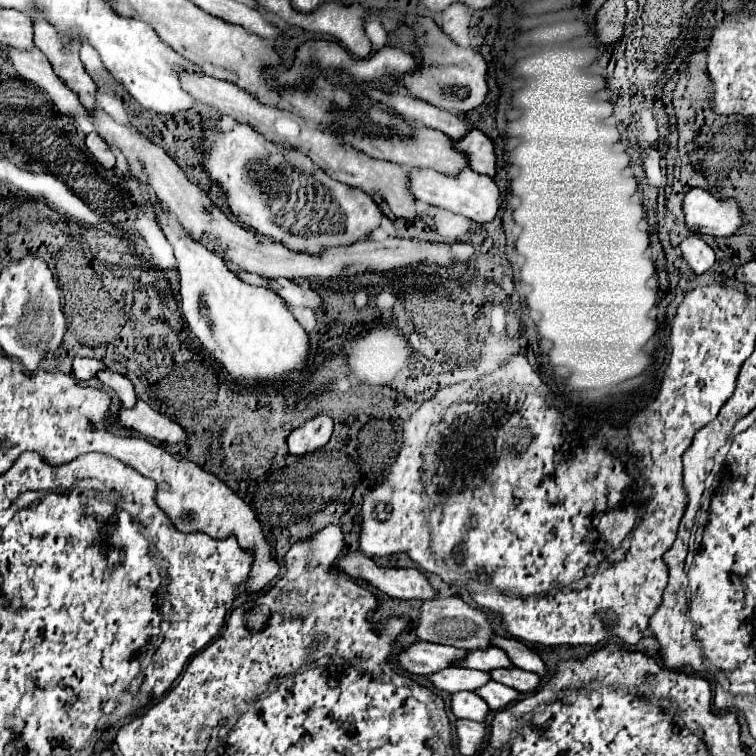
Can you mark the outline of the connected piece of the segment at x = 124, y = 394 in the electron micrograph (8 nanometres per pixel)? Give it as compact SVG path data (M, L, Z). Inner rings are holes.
M100 370L100 372L110 372L110 374L96 374L96 378L104 384L104 386L108 386L108 388L112 388L114 392L116 392L116 396L120 398L120 402L122 402L122 406L126 406L126 408L132 408L134 404L136 404L136 392L134 392L134 386L132 386L132 382L126 378L126 376L122 376L122 374L118 374L118 372L112 372L112 370Z

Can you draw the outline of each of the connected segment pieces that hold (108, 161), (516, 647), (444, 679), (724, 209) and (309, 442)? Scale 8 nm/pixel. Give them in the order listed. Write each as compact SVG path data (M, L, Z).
M88 134L88 154L92 154L94 162L100 162L100 166L114 166L114 154L110 152L110 148L106 146L106 142L98 136L98 134Z
M490 636L490 644L504 650L506 656L510 658L510 662L520 668L520 670L528 670L528 672L534 672L538 676L544 676L546 674L546 664L542 662L542 658L534 652L534 650L528 650L520 640L516 638L510 638L510 636Z
M456 666L438 670L434 674L428 674L426 678L432 682L434 688L450 692L450 694L452 692L460 692L460 690L472 692L472 690L484 686L484 682L490 680L486 672L470 670L470 668L456 668Z
M692 188L682 200L684 224L696 234L732 236L742 226L742 212L734 200L716 200L708 190Z
M326 414L310 418L308 422L298 426L296 430L292 430L292 434L288 436L290 454L302 456L306 452L314 452L314 450L322 448L330 440L332 428L334 428L334 420Z

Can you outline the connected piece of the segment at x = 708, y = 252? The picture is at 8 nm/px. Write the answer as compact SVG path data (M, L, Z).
M696 234L684 238L680 244L678 244L680 252L682 252L682 258L690 264L692 272L694 274L704 274L706 270L712 268L714 264L714 250Z

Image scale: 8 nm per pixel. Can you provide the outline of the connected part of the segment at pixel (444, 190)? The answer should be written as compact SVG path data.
M410 168L408 170L408 188L412 196L420 202L450 210L454 214L462 214L474 222L492 222L498 208L500 208L500 190L496 182L490 176L476 174L470 168L462 168L456 176L448 176L436 170L426 170L426 168Z

